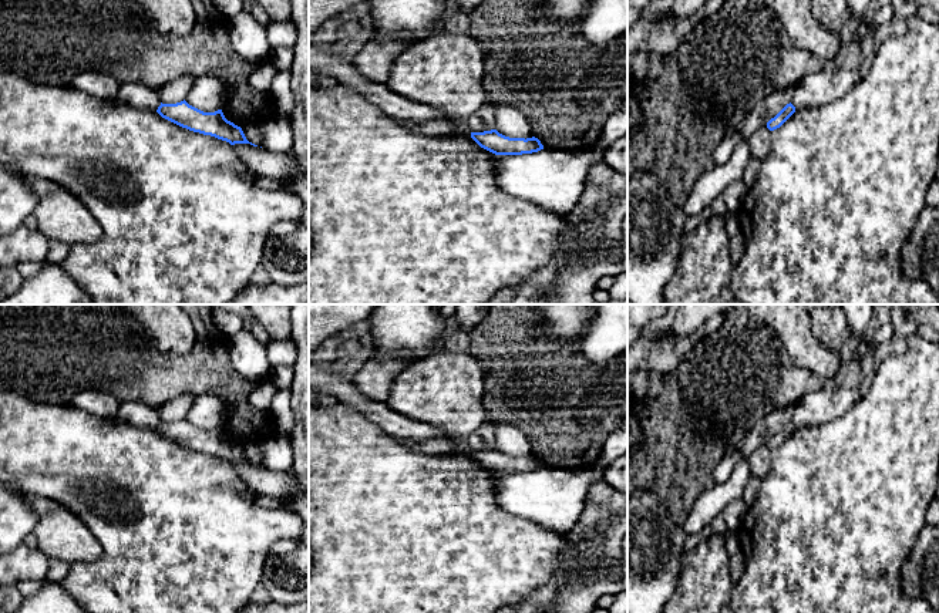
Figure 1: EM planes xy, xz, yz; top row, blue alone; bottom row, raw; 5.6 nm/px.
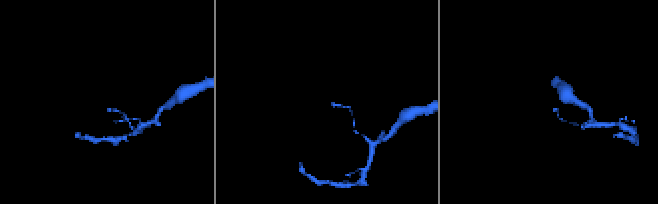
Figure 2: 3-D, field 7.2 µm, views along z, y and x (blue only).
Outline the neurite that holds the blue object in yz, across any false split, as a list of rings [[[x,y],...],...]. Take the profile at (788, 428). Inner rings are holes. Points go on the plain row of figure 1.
[[[791,421],[787,422],[774,437],[767,441],[767,447],[770,449],[780,447],[794,431],[795,425]]]

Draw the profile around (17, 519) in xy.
[[[0,484],[0,556],[23,545],[37,523],[38,515],[26,495]]]

